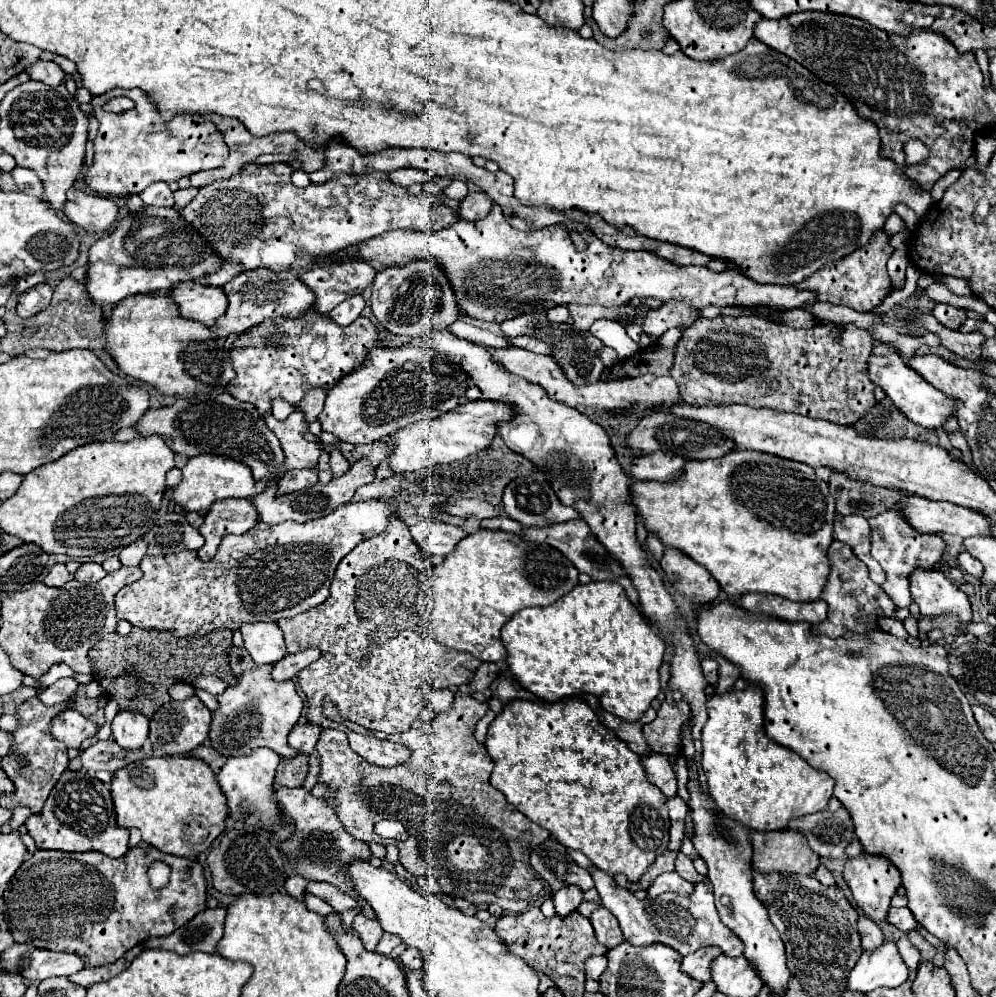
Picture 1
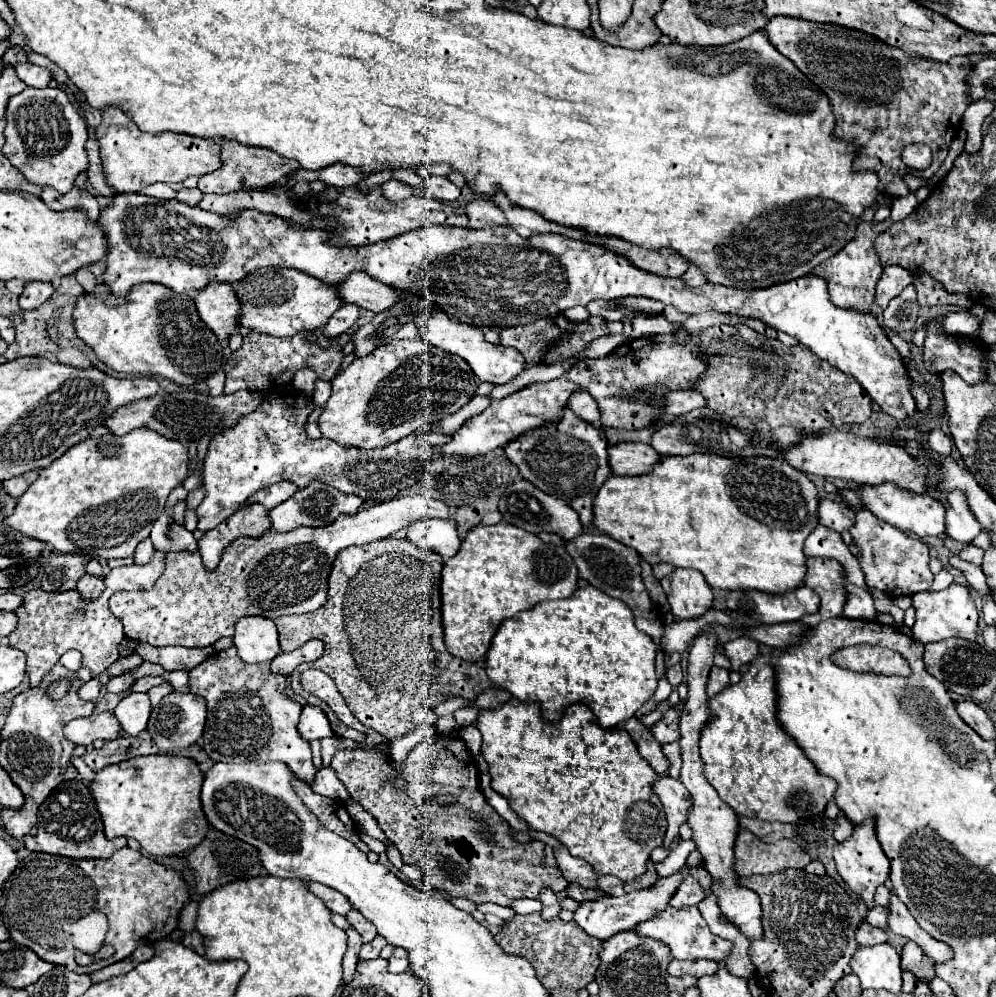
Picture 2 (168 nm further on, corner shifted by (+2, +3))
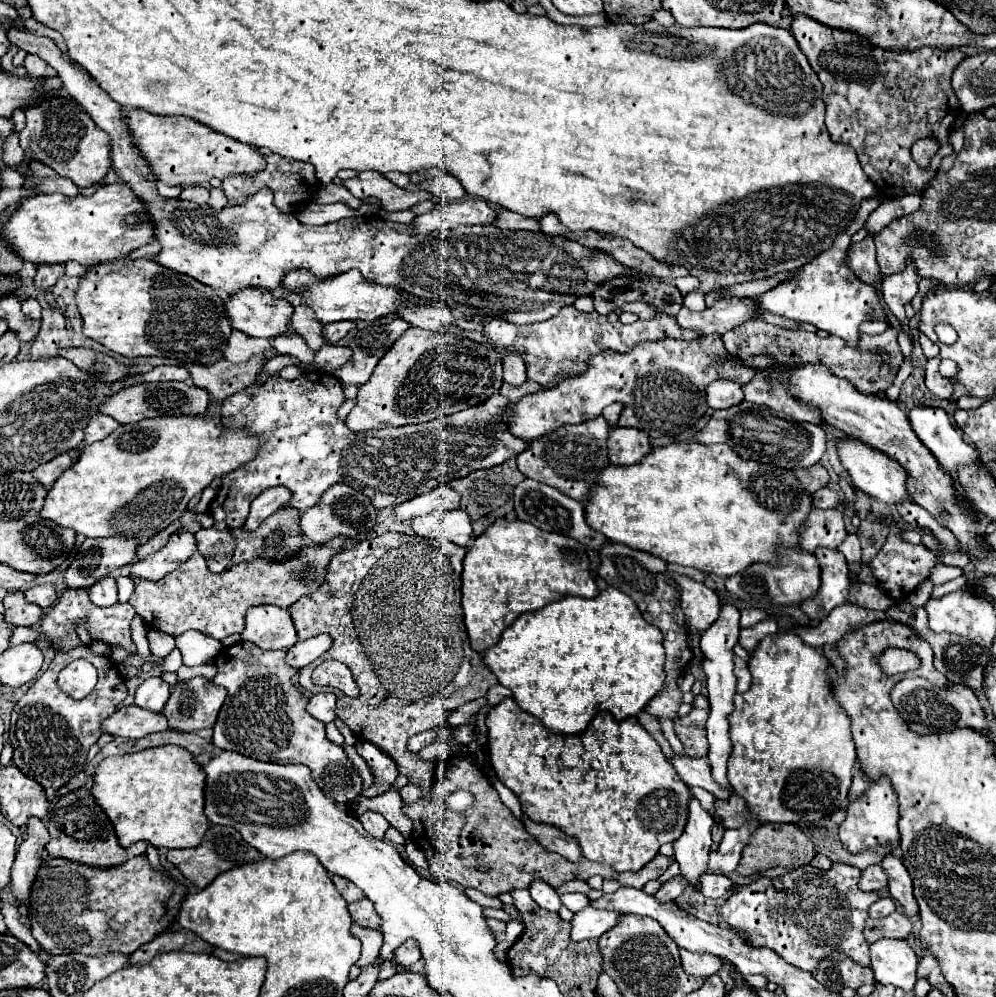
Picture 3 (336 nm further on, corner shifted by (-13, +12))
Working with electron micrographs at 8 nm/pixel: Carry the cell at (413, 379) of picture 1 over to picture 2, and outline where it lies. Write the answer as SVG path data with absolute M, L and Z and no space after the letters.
M424 339L390 341L364 357L356 357L346 369L336 373L336 377L332 379L332 395L326 401L326 407L318 419L318 427L324 437L336 441L342 447L376 449L396 443L412 431L458 411L470 401L474 393L476 375L462 357L446 353Z

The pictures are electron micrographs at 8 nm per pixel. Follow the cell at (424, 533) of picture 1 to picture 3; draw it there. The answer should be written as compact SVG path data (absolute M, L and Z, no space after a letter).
M435 510L413 518L411 526L421 538L449 540L457 546L467 546L473 536L471 518L465 510Z

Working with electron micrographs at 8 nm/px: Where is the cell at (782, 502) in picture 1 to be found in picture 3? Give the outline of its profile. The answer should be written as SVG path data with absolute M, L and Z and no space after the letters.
M669 442L669 444L663 444L663 446L655 446L653 452L649 456L645 456L641 462L637 462L635 466L609 466L609 468L603 468L597 482L599 484L595 484L595 488L589 490L589 500L585 504L587 524L593 530L605 534L611 542L625 544L625 546L631 546L635 550L659 556L665 562L681 564L681 566L693 566L693 568L697 568L701 572L717 574L717 576L723 576L723 578L729 578L735 572L741 572L743 568L747 568L753 562L773 560L775 558L775 546L797 548L797 540L799 540L797 530L799 530L799 526L803 524L803 520L807 518L807 514L811 510L811 496L807 492L803 492L801 482L797 480L797 476L791 470L779 470L779 468L771 468L771 464L759 464L759 462L743 460L727 444L703 446L699 442Z

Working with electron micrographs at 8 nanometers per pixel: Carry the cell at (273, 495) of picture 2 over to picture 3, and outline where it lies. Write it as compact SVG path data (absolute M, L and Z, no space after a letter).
M267 488L265 492L261 492L251 504L251 512L243 530L255 532L267 516L271 516L273 512L277 512L281 506L287 504L289 496L291 492L287 492L287 488Z

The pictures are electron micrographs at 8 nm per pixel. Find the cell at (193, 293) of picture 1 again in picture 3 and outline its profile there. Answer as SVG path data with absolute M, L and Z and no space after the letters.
M243 288L225 302L231 326L253 338L275 338L291 328L293 306L263 288Z

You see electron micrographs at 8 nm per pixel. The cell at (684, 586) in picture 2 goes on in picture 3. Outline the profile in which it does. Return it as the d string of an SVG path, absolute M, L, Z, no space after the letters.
M675 576L675 582L679 582L683 590L681 610L685 614L689 628L695 628L699 632L707 630L719 616L721 608L719 596L705 584L699 584L687 576Z

